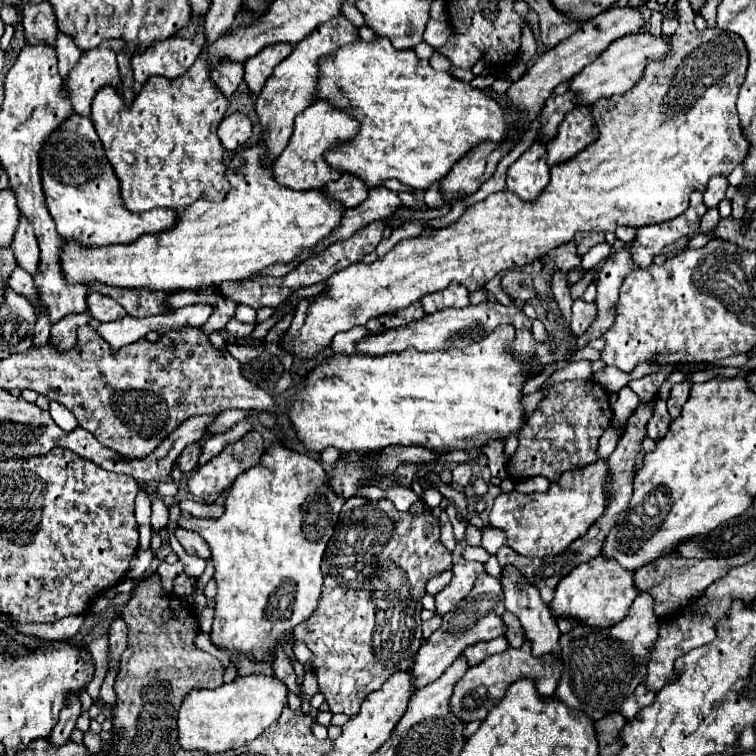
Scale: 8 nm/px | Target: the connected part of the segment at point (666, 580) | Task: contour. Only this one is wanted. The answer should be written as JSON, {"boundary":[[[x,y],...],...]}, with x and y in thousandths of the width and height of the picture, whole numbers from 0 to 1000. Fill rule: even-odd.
{"boundary":[[[882,735],[874,741],[866,741],[864,746],[856,746],[853,751],[848,751],[848,757],[840,757],[837,767],[840,767],[840,778],[845,783],[856,783],[864,791],[864,807],[869,817],[877,817],[888,810],[893,810],[893,804],[903,804],[914,796],[914,791],[919,794],[922,788],[927,788],[933,783],[933,778],[938,772],[943,772],[946,767],[958,763],[962,757],[972,746],[972,735],[962,738],[934,738],[922,741],[922,738],[901,738],[901,735]]]}

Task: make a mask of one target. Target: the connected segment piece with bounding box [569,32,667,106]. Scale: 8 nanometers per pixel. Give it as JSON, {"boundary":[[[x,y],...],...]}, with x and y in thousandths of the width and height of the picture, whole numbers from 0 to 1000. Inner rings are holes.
{"boundary":[[[843,42],[837,48],[824,48],[806,58],[806,63],[800,63],[800,69],[795,69],[787,82],[776,85],[776,90],[771,90],[766,98],[755,103],[753,119],[761,122],[763,138],[782,140],[792,130],[827,124],[832,116],[837,116],[843,101],[848,101],[848,90],[853,90],[853,79],[858,79],[858,74],[880,74],[880,53],[882,48],[866,50],[858,42]]]}

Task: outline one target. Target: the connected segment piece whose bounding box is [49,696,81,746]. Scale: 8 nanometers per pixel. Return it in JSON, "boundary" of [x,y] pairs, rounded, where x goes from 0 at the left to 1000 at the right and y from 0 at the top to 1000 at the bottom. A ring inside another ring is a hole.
{"boundary":[[[91,921],[91,934],[86,934],[86,939],[78,947],[75,960],[70,963],[70,968],[65,974],[65,981],[70,987],[81,987],[81,984],[86,984],[91,979],[104,944],[107,944],[107,929],[104,929],[104,923],[102,921]]]}

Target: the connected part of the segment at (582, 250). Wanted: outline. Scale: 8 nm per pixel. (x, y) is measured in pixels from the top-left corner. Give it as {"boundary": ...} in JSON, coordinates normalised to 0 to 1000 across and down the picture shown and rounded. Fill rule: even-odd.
{"boundary":[[[771,307],[771,310],[761,310],[761,315],[758,315],[758,320],[763,323],[763,336],[766,339],[774,339],[779,333],[779,328],[784,328],[787,323],[792,323],[798,317],[800,317],[800,312],[790,310],[790,307],[779,307],[779,310]]]}

